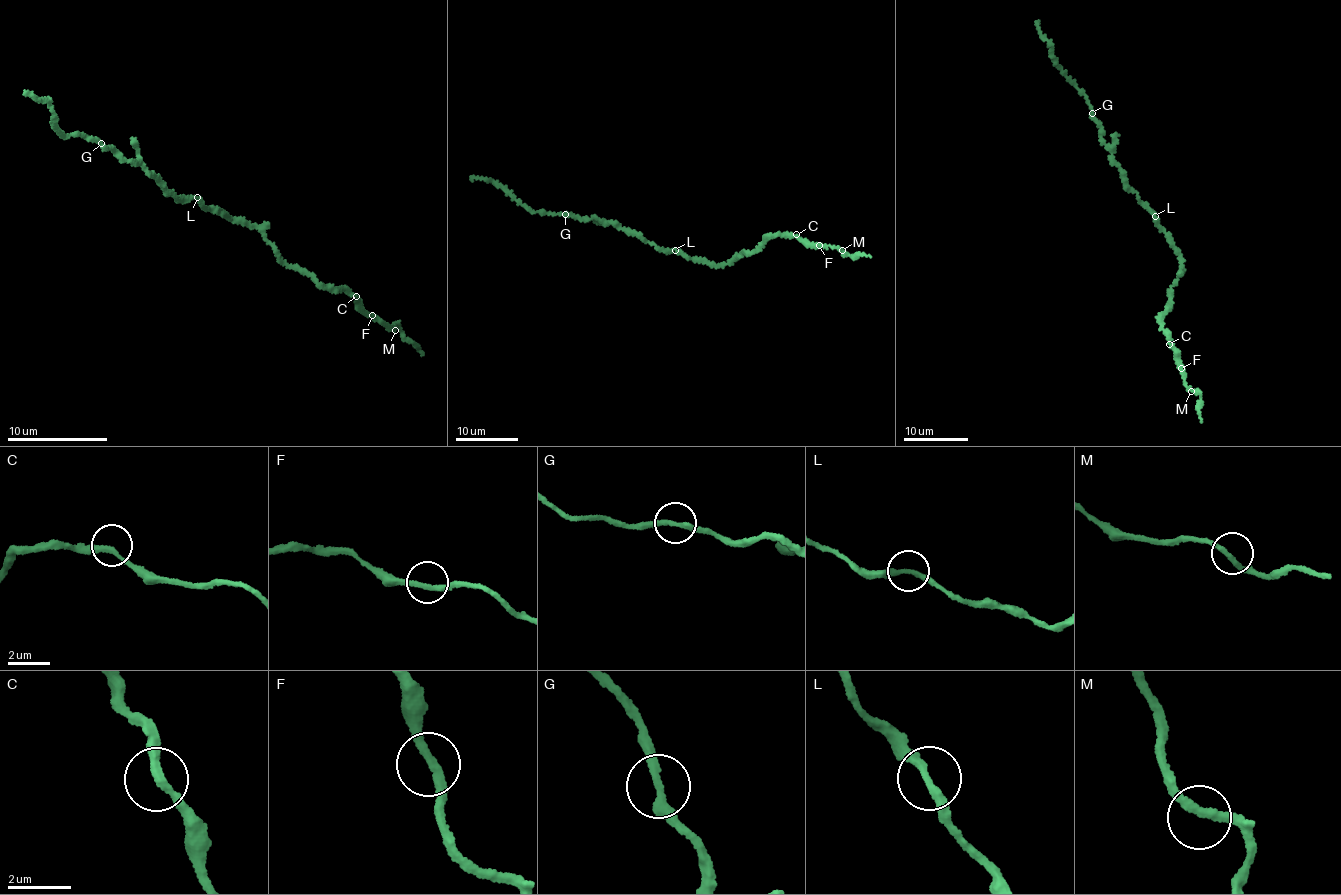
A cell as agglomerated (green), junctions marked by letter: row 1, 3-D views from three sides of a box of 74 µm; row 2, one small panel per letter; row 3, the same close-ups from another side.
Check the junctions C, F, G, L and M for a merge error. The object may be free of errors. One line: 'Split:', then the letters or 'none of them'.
Split: none of them

